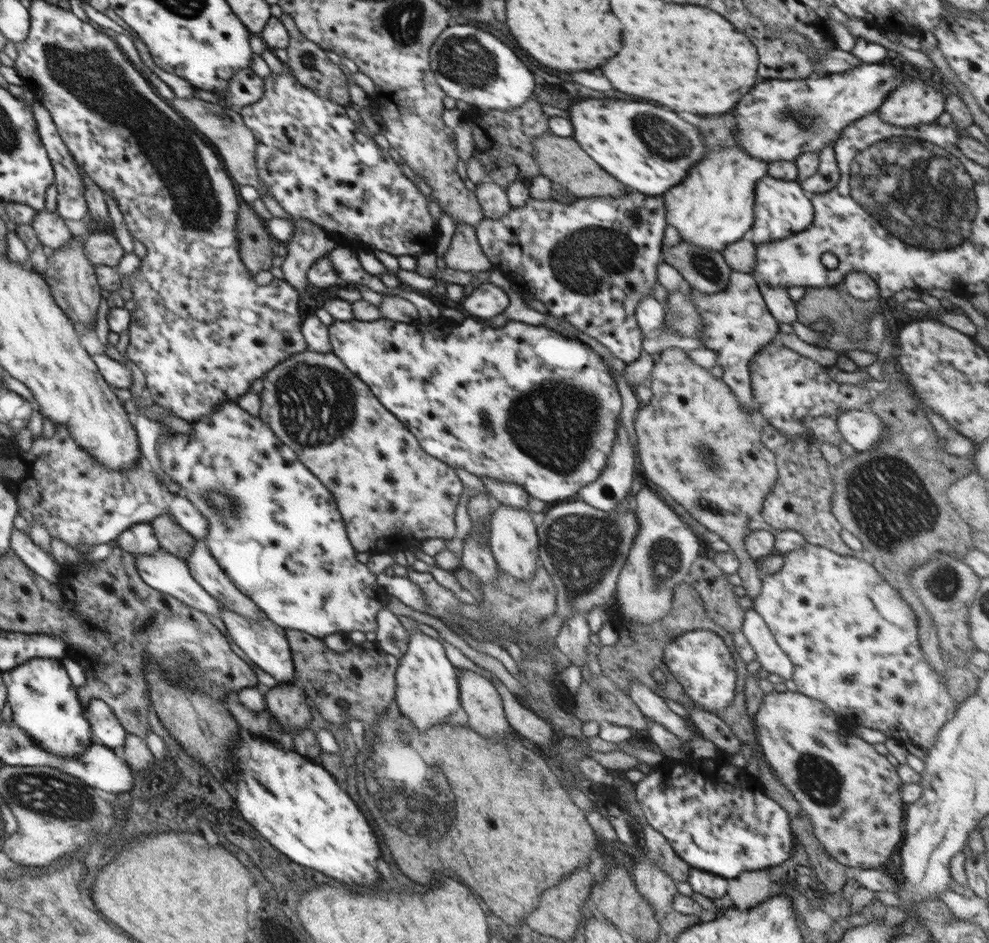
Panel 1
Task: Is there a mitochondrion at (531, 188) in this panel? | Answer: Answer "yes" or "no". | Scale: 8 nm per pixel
no

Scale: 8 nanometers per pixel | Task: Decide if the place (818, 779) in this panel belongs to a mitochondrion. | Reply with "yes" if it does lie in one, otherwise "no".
yes

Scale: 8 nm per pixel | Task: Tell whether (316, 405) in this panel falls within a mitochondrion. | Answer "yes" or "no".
yes

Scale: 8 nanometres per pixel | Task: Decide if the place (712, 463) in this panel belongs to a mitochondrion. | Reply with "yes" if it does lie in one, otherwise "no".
yes

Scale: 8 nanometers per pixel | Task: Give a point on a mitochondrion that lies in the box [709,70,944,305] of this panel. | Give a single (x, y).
(803, 117)

